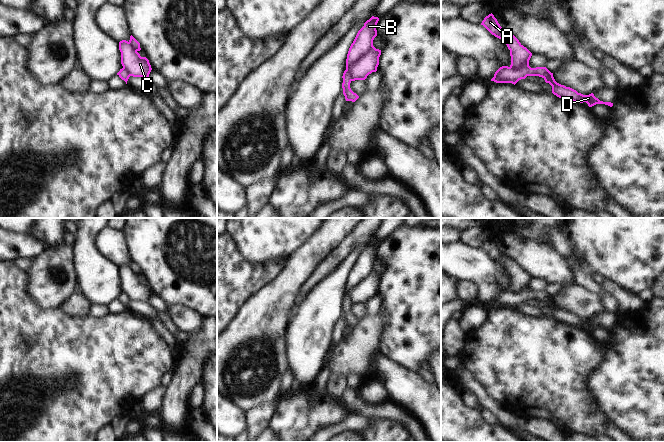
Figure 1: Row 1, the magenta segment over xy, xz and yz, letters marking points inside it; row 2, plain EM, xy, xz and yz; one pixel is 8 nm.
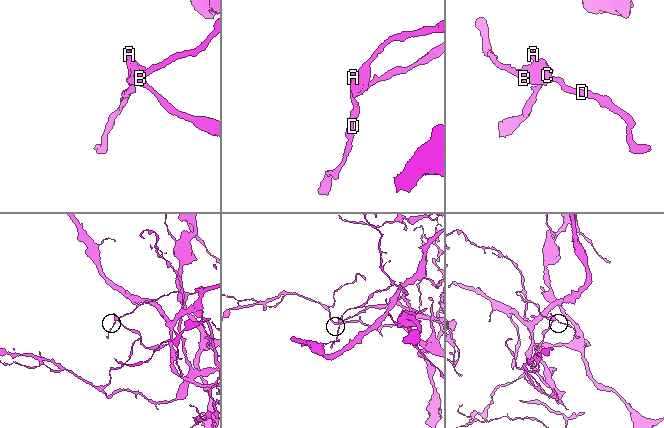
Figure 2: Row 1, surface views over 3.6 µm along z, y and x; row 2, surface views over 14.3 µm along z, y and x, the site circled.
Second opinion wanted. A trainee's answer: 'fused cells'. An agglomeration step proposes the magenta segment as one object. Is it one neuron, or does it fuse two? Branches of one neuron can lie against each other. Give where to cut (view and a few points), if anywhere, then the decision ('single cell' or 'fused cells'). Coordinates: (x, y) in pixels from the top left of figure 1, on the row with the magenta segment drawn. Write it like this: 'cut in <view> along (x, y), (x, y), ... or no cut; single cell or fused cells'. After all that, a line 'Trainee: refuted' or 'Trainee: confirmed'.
cut in xz along (372, 45), (347, 68), (350, 80); fused cells
Trainee: confirmed

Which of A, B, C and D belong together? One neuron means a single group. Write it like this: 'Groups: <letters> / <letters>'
Groups: A C / B D

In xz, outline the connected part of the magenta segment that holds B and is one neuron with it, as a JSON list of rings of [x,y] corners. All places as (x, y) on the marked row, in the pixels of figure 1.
[[[374,16],[367,20],[364,23],[364,26],[358,31],[353,43],[349,48],[346,59],[346,70],[342,76],[342,88],[346,101],[355,102],[359,98],[359,96],[350,88],[351,80],[347,68],[353,62],[361,58],[373,46],[373,40],[377,36],[376,26],[378,21],[379,18]]]

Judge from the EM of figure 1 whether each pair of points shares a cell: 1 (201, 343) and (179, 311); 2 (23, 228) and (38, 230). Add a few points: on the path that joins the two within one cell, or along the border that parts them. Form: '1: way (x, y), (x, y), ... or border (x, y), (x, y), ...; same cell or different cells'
1: border (203, 318), (202, 324), (190, 334); different cells
2: border (32, 228), (29, 234); different cells

